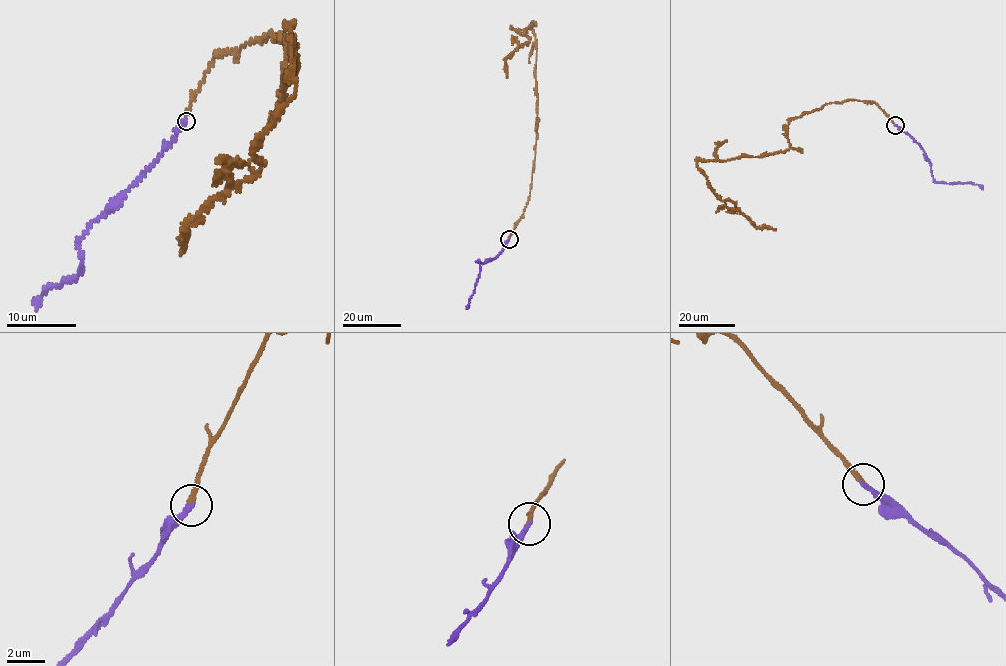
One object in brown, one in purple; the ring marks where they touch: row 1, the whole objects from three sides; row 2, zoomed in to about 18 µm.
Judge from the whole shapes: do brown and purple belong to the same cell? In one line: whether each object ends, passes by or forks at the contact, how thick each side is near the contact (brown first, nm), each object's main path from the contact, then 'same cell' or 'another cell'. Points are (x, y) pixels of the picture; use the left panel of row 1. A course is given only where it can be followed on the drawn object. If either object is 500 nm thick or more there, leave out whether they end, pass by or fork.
brown ends there; purple ends there; 190 nm thick on the brown side, 200 nm on the other; brown runs (186, 121), (218, 52), (270, 31), (289, 43), (279, 109), (293, 47), (257, 172), (180, 254); purple runs (186, 121), (158, 157), (77, 244), (83, 261), (75, 280), (46, 288), (37, 309); same cell

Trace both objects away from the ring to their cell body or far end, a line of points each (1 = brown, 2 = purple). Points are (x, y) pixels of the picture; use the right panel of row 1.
1: (895, 124), (874, 102), (831, 102), (791, 120), (784, 151), (699, 160), (721, 199), (775, 230)
2: (895, 124), (918, 142), (930, 164), (933, 180), (972, 183), (982, 189)

